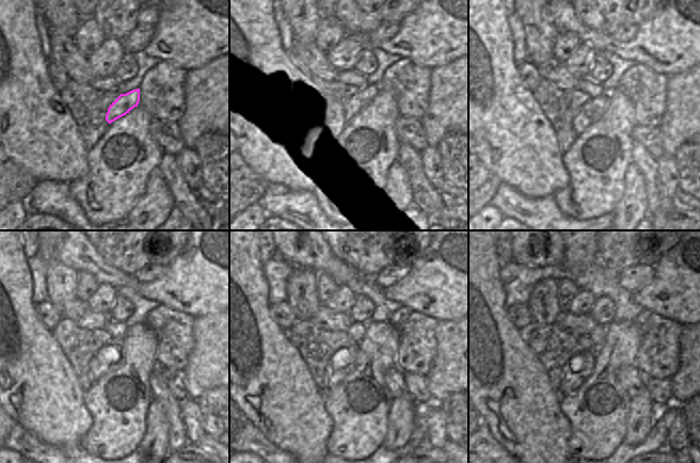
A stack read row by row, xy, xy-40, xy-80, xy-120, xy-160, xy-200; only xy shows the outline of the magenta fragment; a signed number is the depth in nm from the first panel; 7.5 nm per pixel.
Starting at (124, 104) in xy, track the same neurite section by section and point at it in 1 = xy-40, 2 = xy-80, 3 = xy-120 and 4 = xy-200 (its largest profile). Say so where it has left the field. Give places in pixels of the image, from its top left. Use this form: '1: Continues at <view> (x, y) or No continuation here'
1: Continues at xy-40 (356, 104)
2: Continues at xy-80 (591, 112)
3: Continues at xy-120 (109, 355)
4: Continues at xy-200 (578, 367).

